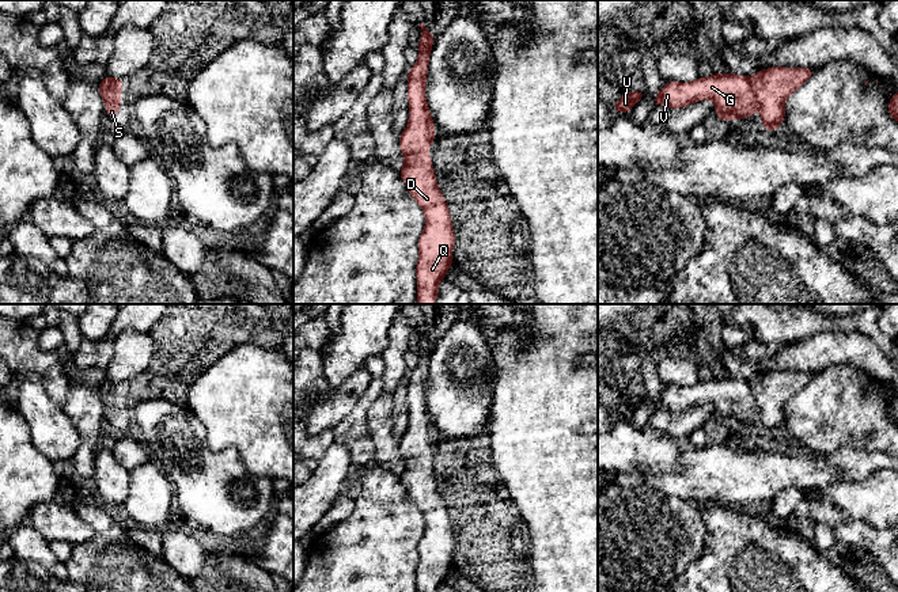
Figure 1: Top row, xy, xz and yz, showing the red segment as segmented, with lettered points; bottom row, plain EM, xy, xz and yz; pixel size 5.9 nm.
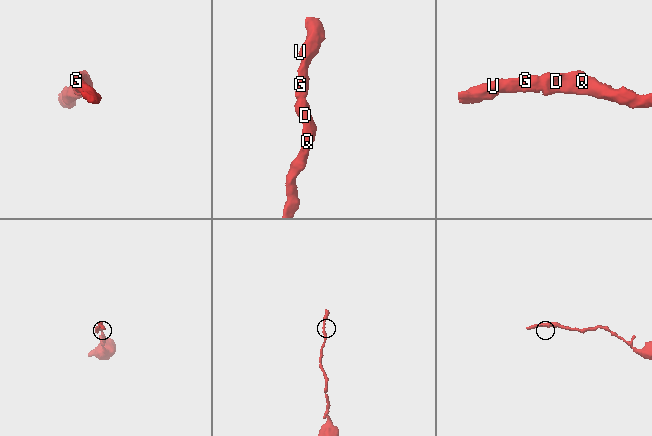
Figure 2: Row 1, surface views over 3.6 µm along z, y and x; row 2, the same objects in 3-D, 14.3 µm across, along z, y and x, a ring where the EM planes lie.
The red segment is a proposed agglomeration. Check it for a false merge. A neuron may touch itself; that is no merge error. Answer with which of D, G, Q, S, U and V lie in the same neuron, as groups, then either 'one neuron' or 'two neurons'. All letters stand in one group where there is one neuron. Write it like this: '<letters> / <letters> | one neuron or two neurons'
D G Q S U V | one neuron

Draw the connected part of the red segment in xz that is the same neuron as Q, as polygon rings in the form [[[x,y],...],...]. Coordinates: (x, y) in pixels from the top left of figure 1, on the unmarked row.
[[[424,327],[418,331],[423,334],[417,349],[420,360],[408,376],[409,426],[399,439],[399,452],[405,463],[399,479],[425,519],[425,532],[417,544],[417,592],[439,592],[452,570],[455,536],[447,506],[437,492],[432,463],[425,456],[432,452],[436,439],[425,401],[429,358],[436,341]]]

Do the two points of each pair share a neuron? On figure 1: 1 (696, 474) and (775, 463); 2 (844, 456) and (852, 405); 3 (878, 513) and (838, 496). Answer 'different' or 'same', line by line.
1: same
2: different
3: same

